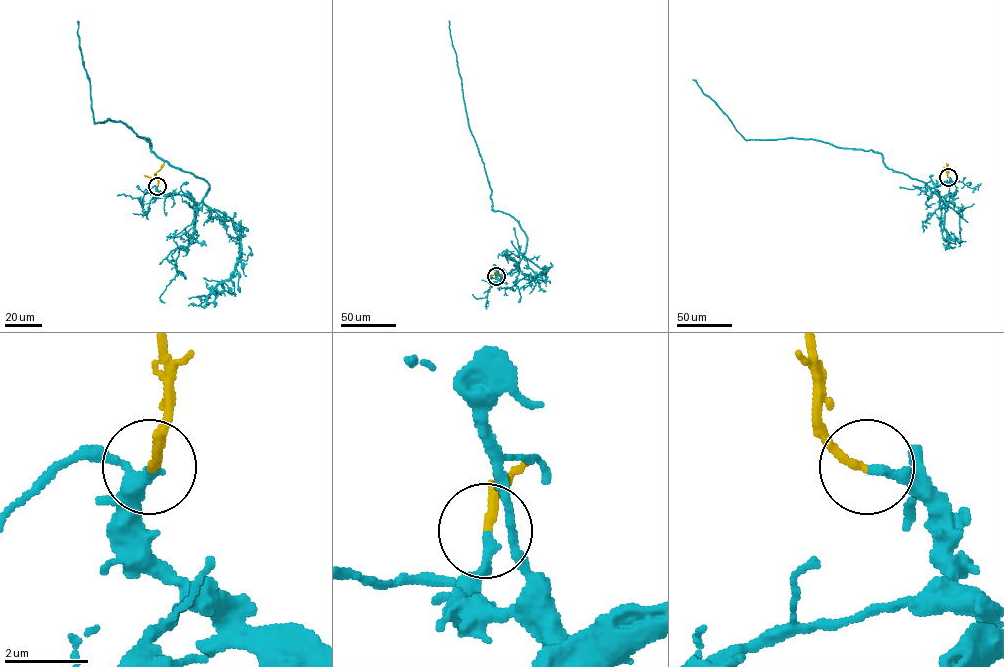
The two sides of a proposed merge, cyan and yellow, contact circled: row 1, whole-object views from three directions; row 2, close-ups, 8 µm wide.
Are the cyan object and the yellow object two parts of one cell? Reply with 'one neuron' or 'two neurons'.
one neuron

